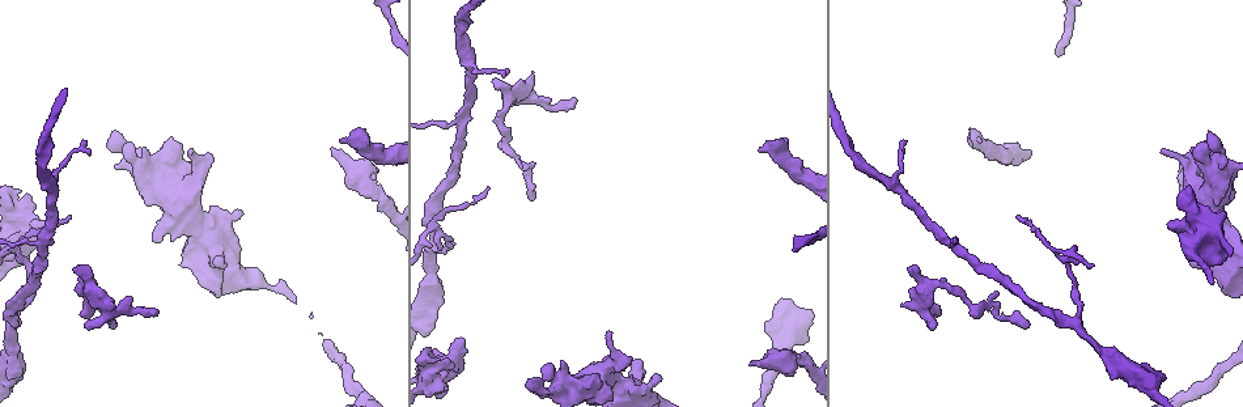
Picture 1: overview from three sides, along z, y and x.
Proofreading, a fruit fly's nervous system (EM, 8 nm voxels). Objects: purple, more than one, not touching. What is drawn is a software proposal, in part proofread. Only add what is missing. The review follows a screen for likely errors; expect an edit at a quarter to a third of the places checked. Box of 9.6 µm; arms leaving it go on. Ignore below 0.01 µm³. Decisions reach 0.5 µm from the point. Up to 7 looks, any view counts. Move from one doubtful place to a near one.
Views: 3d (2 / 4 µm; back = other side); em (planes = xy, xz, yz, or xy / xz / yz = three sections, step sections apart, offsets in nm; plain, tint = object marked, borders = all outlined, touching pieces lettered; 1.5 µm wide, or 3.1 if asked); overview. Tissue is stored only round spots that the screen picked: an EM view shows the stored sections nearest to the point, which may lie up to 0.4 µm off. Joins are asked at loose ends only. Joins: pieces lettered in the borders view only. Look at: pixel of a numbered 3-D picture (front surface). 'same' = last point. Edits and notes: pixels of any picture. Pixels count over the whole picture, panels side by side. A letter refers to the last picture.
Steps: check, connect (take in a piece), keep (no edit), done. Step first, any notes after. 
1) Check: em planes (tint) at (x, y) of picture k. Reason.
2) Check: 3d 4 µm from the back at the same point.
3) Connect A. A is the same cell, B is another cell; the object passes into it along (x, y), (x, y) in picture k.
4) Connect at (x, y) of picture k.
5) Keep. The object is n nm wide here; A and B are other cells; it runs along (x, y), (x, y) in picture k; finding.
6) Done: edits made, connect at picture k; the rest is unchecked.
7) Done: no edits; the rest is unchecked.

Check: 3d 2 µm at (758, 151) of picture 1. Branch stops here.

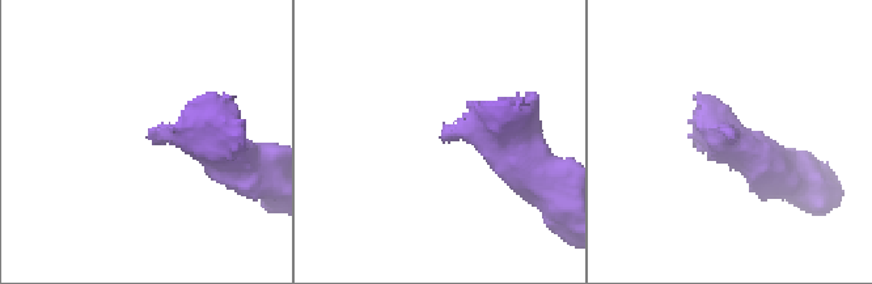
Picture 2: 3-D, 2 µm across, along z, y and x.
Check: em planes (borders) at (732, 136) of picture 2. Shape alone is not enough.

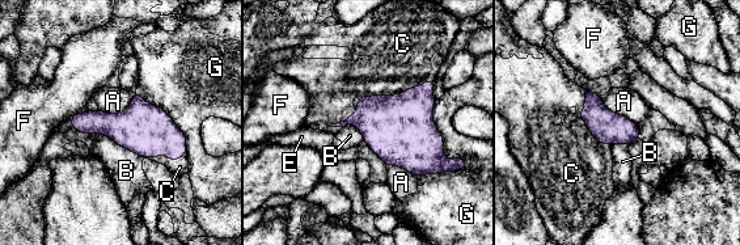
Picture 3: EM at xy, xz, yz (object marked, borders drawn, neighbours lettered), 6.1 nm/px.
Connect C. The longest contact is with C, 700 nm; C is the same cell, A, B, E, F and G are other cells; the object passes into it along (400, 129), (376, 96), (389, 58) in picture 3; the neuron continues.

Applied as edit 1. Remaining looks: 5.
Check: em yz step 4 (borders) at (211, 207) of picture 1. Thick end.

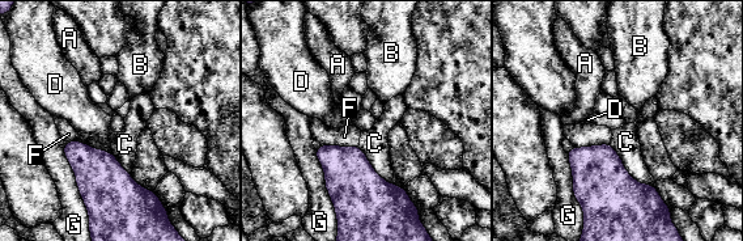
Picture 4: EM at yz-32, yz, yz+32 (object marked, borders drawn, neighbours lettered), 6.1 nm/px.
Check: em planes (borders) at the same point.

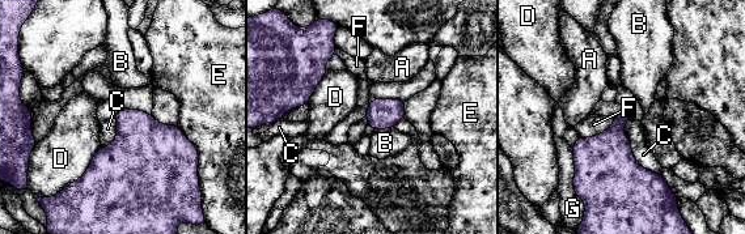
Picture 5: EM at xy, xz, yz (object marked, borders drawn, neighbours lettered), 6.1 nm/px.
Keep. A, B, C, D, E, F and G are other cells; a border runs along (626, 119), (633, 157), (659, 174) in picture 5; no lettered piece goes on from it.

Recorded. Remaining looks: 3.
Check: em xy step 8 (borders) at (1165, 148) of picture 1. An open end.

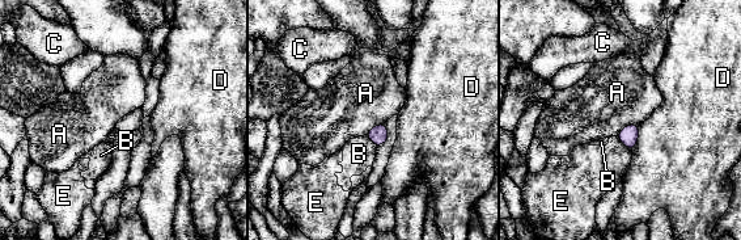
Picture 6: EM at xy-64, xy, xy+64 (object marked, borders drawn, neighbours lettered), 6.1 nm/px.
Check: em planes (borders) at the same point.

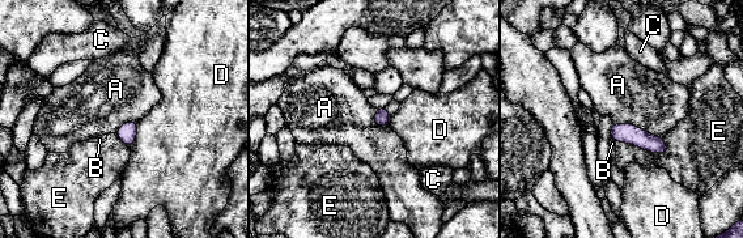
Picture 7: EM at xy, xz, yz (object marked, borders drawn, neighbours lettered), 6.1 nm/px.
Keep. A, B, C, D and E are other cells; it runs along (615, 128), (663, 149) in picture 7; no lettered piece goes on from it.

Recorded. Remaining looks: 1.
Done: edits made, connect at picture 3; the rest is unchecked.

